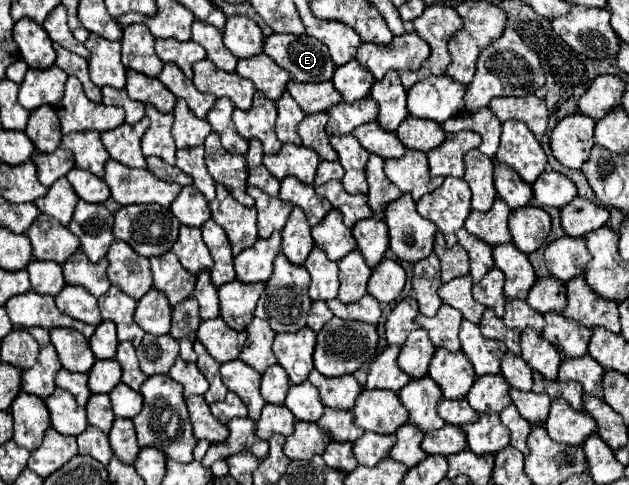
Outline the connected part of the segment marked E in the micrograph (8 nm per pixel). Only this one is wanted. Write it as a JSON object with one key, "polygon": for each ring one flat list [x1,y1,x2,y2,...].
{"polygon":[[271,34,265,38,263,52,297,82,331,80,335,72,327,46,307,34]]}

